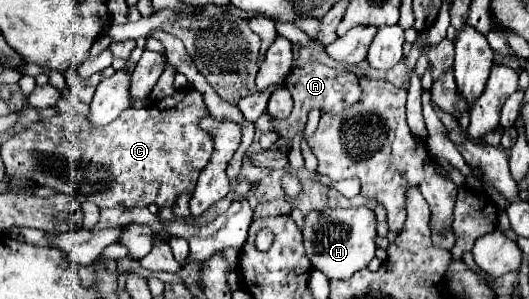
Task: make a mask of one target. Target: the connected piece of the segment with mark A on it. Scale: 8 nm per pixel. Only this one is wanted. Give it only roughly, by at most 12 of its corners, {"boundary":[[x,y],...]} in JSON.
{"boundary":[[322,63],[288,75],[294,109],[274,119],[292,139],[310,109],[342,113],[360,99],[358,77]]}

